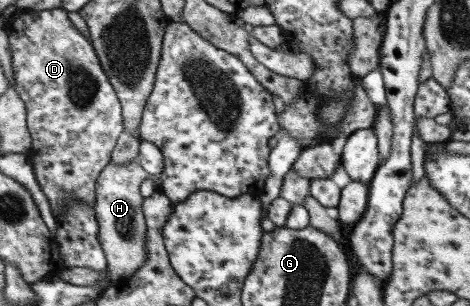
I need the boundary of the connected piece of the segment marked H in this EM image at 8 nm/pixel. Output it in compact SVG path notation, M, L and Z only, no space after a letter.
M135 159L117 165L117 163L108 162L98 174L95 179L95 203L93 210L95 211L95 218L98 224L97 240L104 252L107 267L109 269L109 277L112 282L119 279L127 279L137 271L138 267L145 262L146 250L145 250L145 223L143 213L141 212L141 201L143 197L140 196L138 186L142 183L143 179L150 178Z

